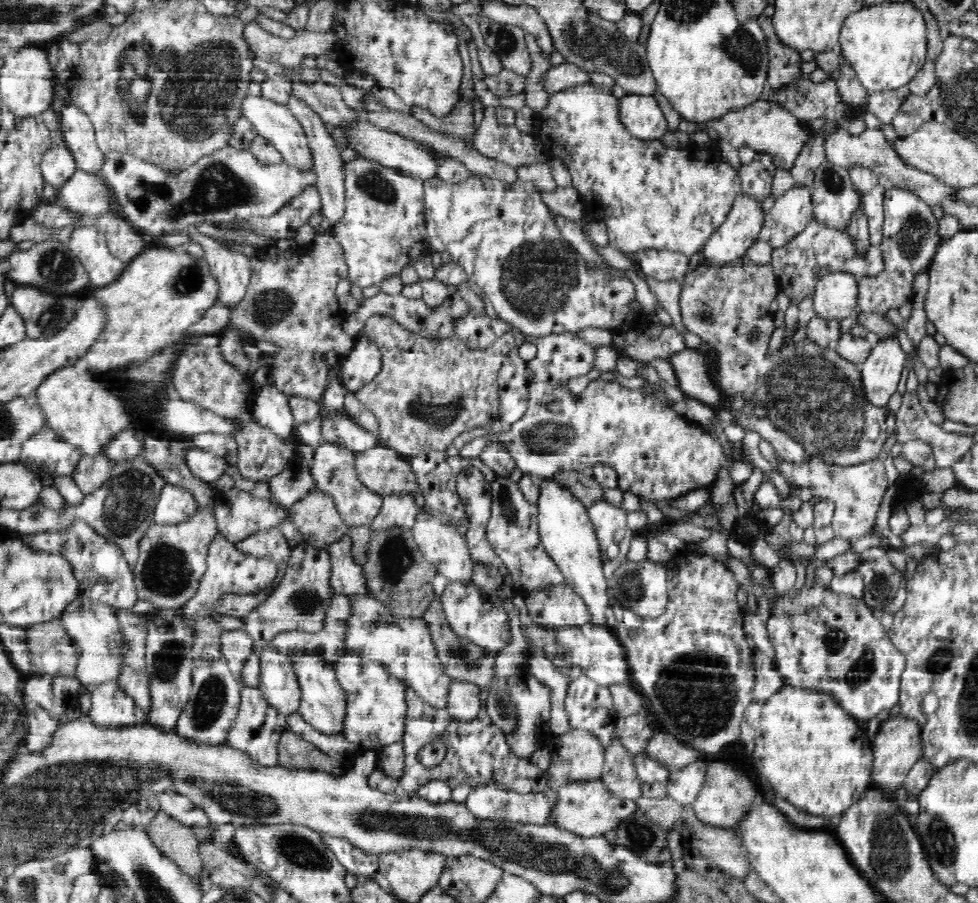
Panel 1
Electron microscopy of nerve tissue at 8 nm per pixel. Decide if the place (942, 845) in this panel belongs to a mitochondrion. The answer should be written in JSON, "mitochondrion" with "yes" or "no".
{"mitochondrion":"yes"}

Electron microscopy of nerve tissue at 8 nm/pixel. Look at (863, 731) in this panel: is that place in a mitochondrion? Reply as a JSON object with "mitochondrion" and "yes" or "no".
{"mitochondrion":"no"}

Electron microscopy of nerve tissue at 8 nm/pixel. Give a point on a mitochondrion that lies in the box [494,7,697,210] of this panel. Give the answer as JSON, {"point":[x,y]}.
{"point":[583,40]}

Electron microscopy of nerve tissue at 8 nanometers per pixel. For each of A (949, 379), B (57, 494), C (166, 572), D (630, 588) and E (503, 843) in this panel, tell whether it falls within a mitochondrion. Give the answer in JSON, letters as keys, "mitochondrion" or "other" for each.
{"A":"other","B":"other","C":"mitochondrion","D":"mitochondrion","E":"mitochondrion"}

